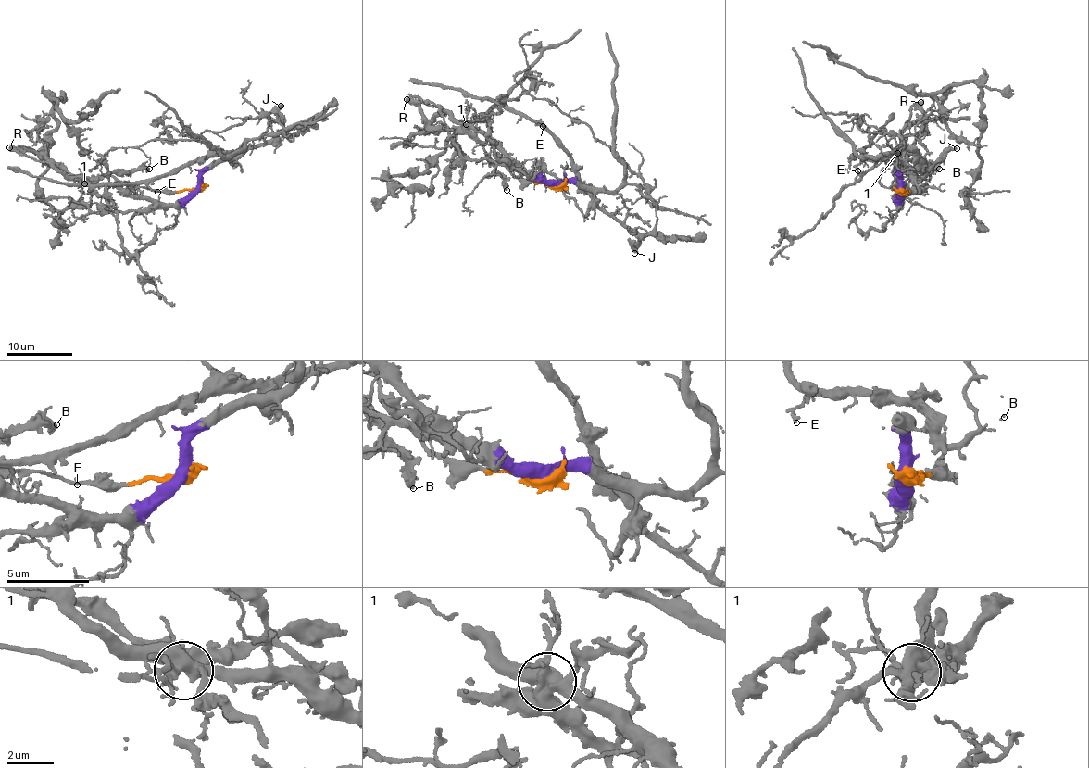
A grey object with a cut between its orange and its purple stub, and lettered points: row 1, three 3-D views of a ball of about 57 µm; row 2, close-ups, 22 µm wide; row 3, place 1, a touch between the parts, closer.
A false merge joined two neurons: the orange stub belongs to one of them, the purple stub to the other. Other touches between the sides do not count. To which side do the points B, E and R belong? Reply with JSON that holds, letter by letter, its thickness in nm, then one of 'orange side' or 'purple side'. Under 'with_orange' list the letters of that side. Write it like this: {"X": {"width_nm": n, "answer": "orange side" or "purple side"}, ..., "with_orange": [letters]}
{"B": {"width_nm": 360, "answer": "orange side"}, "E": {"width_nm": 170, "answer": "orange side"}, "R": {"width_nm": 600, "answer": "orange side"}, "with_orange": ["B", "E", "R"]}

